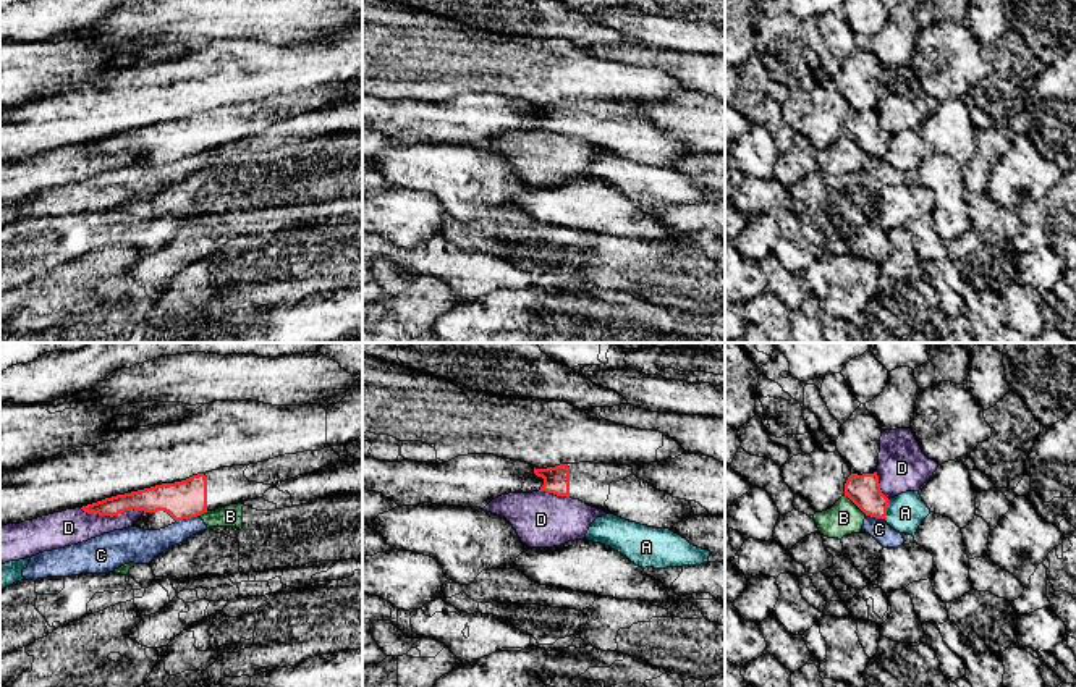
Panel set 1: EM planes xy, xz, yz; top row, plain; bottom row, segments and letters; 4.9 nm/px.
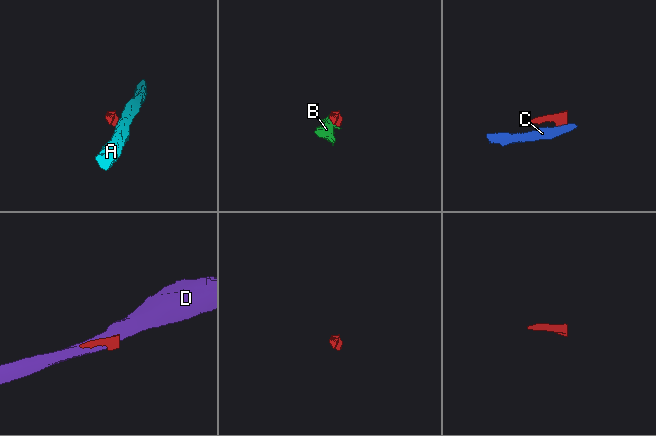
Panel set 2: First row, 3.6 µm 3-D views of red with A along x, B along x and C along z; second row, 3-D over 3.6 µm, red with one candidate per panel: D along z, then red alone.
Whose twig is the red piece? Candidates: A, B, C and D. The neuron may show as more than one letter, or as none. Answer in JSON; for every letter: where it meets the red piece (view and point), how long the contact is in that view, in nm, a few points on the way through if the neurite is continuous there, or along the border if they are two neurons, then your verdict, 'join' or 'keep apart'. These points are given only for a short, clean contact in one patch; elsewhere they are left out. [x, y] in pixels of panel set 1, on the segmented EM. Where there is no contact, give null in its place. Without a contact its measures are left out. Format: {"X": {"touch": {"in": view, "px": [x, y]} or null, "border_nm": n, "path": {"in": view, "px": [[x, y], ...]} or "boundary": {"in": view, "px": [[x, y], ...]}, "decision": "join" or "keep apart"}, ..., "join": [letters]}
{"A": {"touch": {"in": "yz", "px": [885, 509]}, "border_nm": 100, "boundary": {"in": "yz", "px": [[889, 500], [884, 518]]}, "decision": "keep apart"}, "B": {"touch": {"in": "yz", "px": [855, 503]}, "border_nm": 160, "boundary": {"in": "yz", "px": [[843, 495], [866, 514]]}, "decision": "keep apart"}, "C": {"touch": {"in": "xy", "px": [186, 518]}, "border_nm": 120, "boundary": {"in": "xy", "px": [[198, 514], [177, 522]]}, "decision": "keep apart"}, "D": {"touch": {"in": "xy", "px": [112, 516]}, "border_nm": 320, "decision": "keep apart"}, "join": []}

